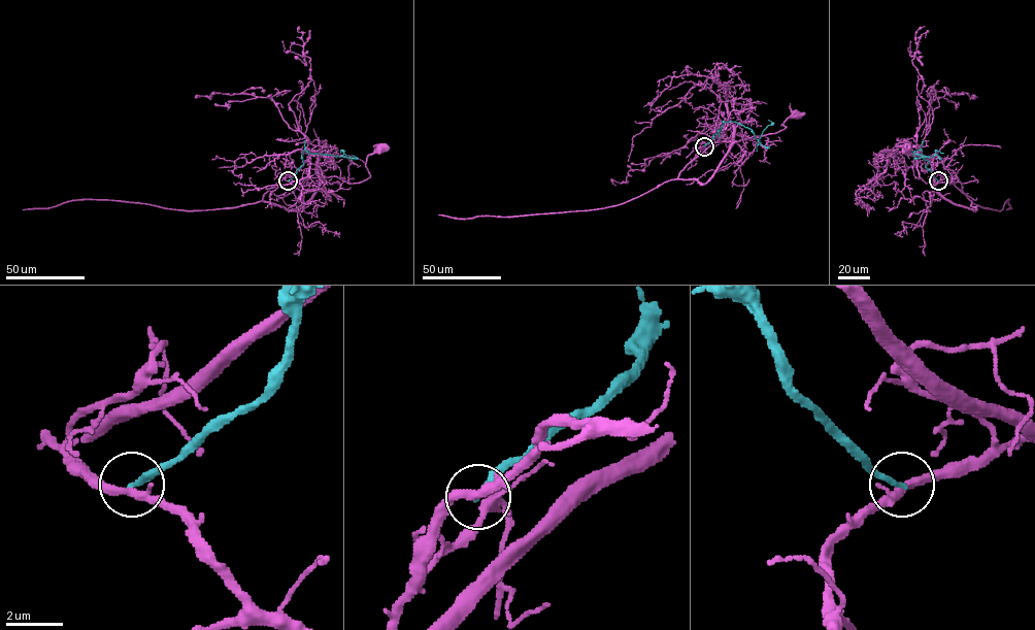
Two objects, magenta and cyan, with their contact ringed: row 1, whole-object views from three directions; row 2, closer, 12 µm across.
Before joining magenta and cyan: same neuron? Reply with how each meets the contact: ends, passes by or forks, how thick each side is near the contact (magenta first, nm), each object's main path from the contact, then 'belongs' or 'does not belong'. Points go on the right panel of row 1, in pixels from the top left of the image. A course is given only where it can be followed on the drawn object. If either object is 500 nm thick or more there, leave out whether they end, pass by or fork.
magenta passes by; cyan ends; calibres 280 and 200 nm; course magenta (938, 180), (934, 192), (933, 177), (928, 177), (927, 183), (919, 176), (917, 160), (907, 148); course cyan (938, 180), (926, 167), (928, 161), (922, 151), (913, 153), (932, 157), (912, 156); does not belong

